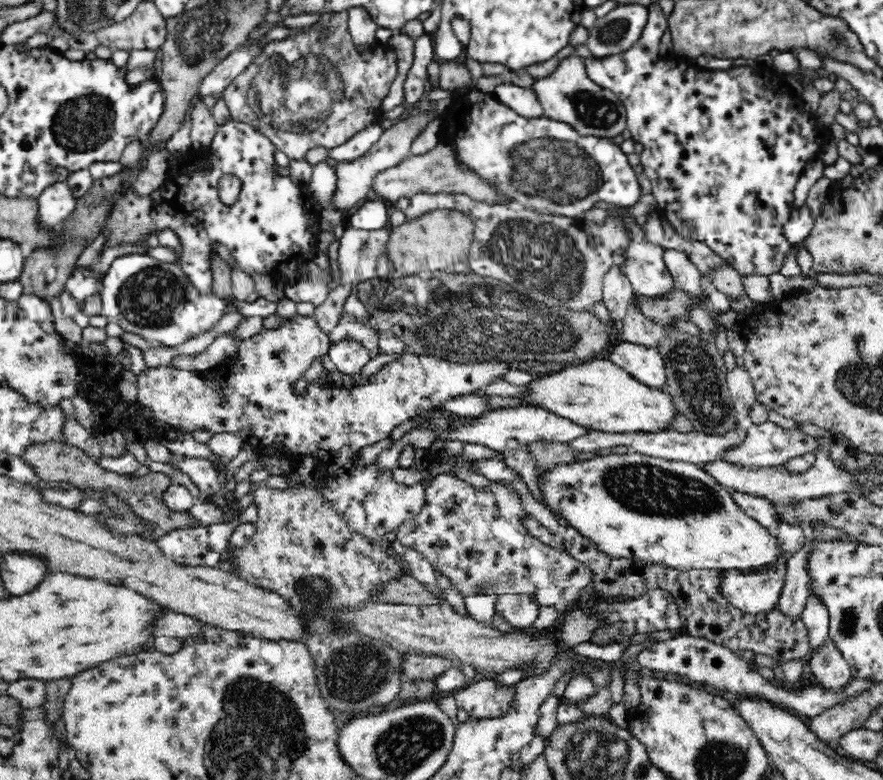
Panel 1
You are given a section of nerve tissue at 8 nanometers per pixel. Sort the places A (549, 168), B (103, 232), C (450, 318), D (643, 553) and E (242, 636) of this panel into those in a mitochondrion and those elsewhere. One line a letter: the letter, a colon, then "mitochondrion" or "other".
A: mitochondrion
B: other
C: mitochondrion
D: other
E: other

